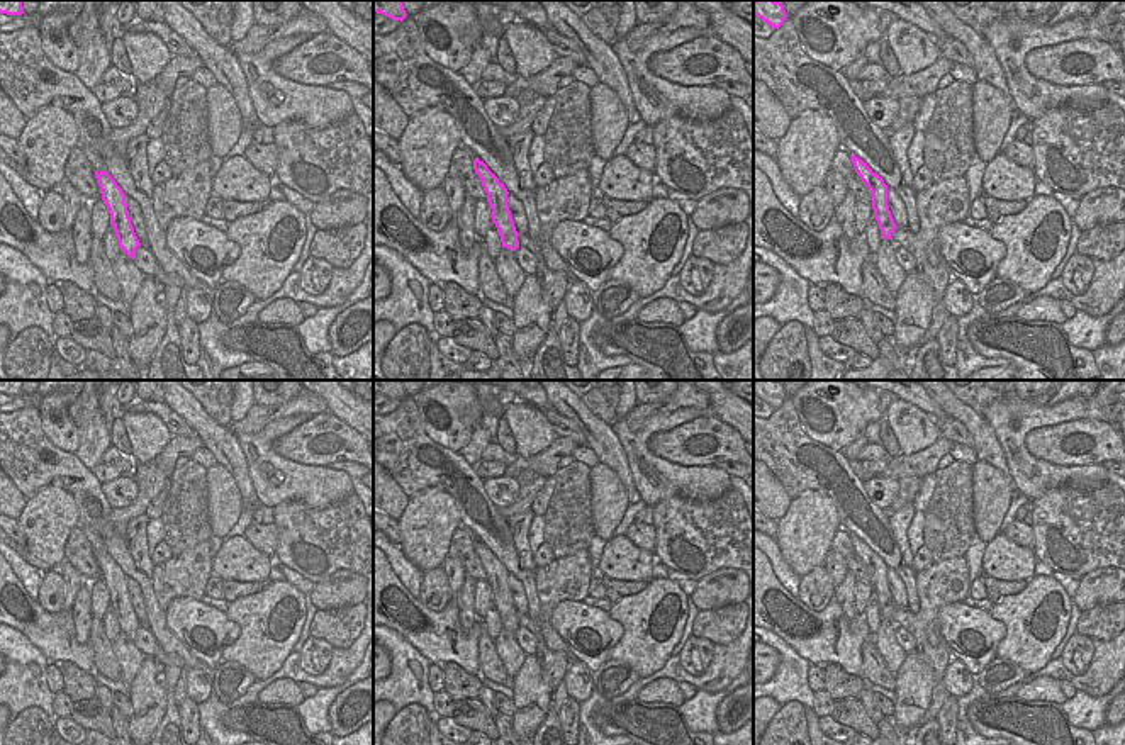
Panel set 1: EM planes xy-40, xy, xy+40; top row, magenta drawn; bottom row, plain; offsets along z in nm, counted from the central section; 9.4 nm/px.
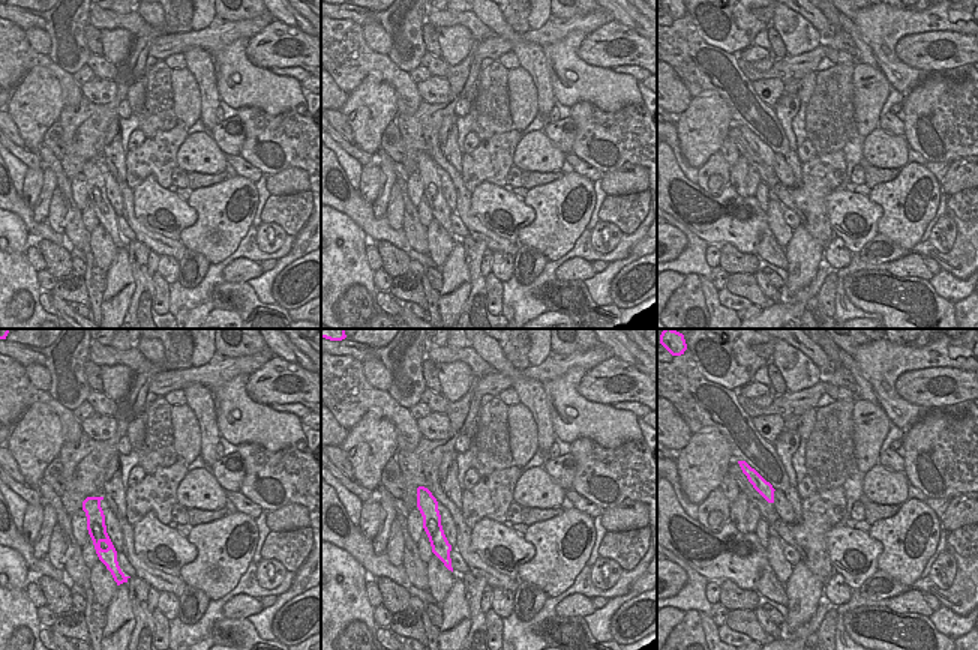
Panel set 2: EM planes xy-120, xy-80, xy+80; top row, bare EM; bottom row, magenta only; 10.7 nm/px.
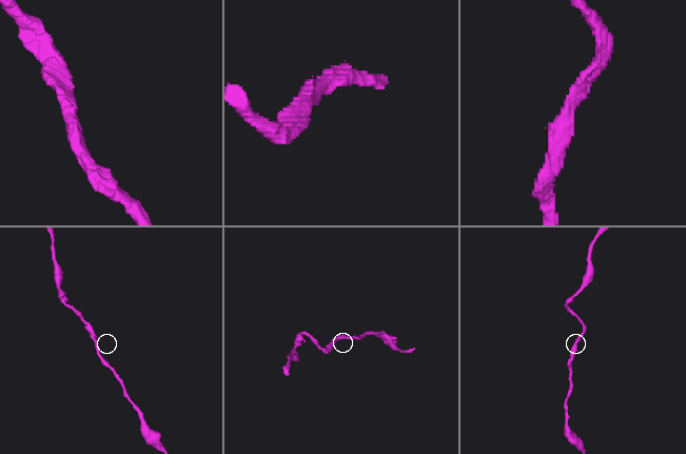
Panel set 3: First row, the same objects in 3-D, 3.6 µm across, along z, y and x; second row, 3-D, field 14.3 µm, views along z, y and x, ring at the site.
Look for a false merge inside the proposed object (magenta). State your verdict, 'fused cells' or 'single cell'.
single cell

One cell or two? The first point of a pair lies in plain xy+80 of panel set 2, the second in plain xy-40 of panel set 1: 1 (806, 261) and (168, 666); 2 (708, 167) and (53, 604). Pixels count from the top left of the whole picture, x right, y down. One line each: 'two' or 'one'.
1: two
2: one

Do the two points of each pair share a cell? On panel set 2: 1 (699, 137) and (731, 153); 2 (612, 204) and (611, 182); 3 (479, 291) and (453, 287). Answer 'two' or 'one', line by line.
1: two
2: two
3: two

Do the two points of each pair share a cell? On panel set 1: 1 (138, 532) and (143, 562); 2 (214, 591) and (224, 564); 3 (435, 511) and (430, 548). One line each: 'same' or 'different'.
1: same
2: different
3: same

